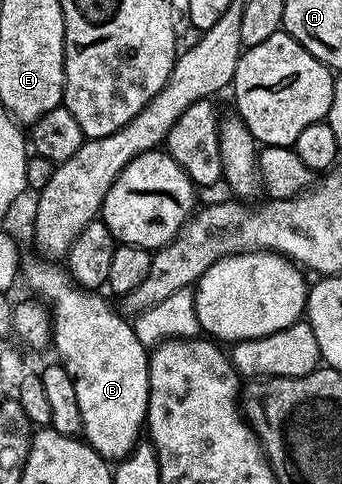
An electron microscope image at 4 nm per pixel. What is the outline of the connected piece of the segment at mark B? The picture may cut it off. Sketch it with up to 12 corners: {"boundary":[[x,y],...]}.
{"boundary":[[44,258],[23,279],[50,306],[83,439],[137,447],[148,358],[133,325]]}

